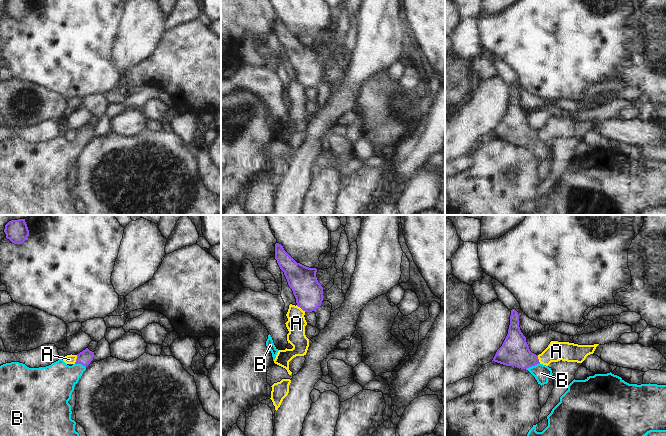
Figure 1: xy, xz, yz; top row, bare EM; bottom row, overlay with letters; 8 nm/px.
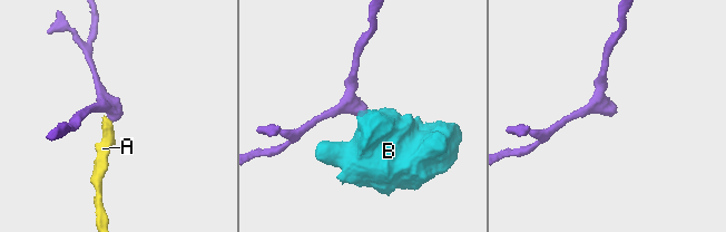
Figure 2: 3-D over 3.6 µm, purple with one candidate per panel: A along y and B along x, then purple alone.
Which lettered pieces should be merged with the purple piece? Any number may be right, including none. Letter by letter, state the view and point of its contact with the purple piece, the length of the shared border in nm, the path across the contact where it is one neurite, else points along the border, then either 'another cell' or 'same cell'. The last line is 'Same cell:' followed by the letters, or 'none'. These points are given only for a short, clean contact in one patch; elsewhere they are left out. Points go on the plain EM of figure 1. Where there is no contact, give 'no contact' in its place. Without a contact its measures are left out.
A: contact xy (76, 135); length 80 nm; border xy (77, 131), (74, 139); another cell
B: contact yz (532, 141); length 120 nm; way yz (514, 127), (532, 141), (541, 148); same cell
Same cell: B

